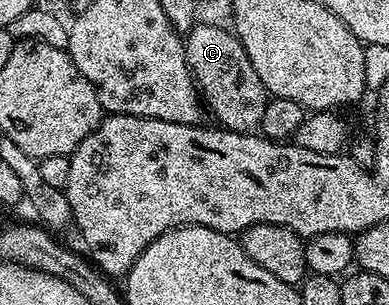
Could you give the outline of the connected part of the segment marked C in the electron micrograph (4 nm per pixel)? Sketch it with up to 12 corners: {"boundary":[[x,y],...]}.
{"boundary":[[197,23],[183,38],[215,124],[255,130],[270,94],[235,32]]}

